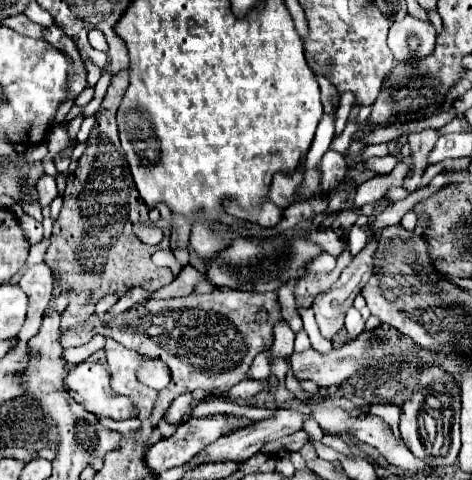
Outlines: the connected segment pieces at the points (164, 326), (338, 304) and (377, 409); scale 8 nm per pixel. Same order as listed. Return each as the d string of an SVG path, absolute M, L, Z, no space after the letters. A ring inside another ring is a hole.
M226 288L210 294L190 294L184 298L146 300L118 316L104 314L100 334L104 338L116 338L116 342L128 346L130 350L160 358L168 364L172 382L158 394L150 420L156 428L172 400L184 394L184 390L228 390L240 380L246 380L254 356L272 344L272 328L278 320L282 320L282 314L274 292L250 294ZM260 310L270 310L266 322L256 320ZM180 326L188 326L188 338L186 334L180 334Z
M376 236L366 244L366 248L360 254L354 256L350 266L342 272L340 280L328 292L316 296L312 310L316 314L316 322L324 338L332 338L344 328L346 310L352 306L354 298L360 294L360 290L372 276L374 252L376 252Z
M388 402L373 403L370 407L370 414L381 417L386 422L390 422L390 427L396 437L400 437L399 419L400 408Z

